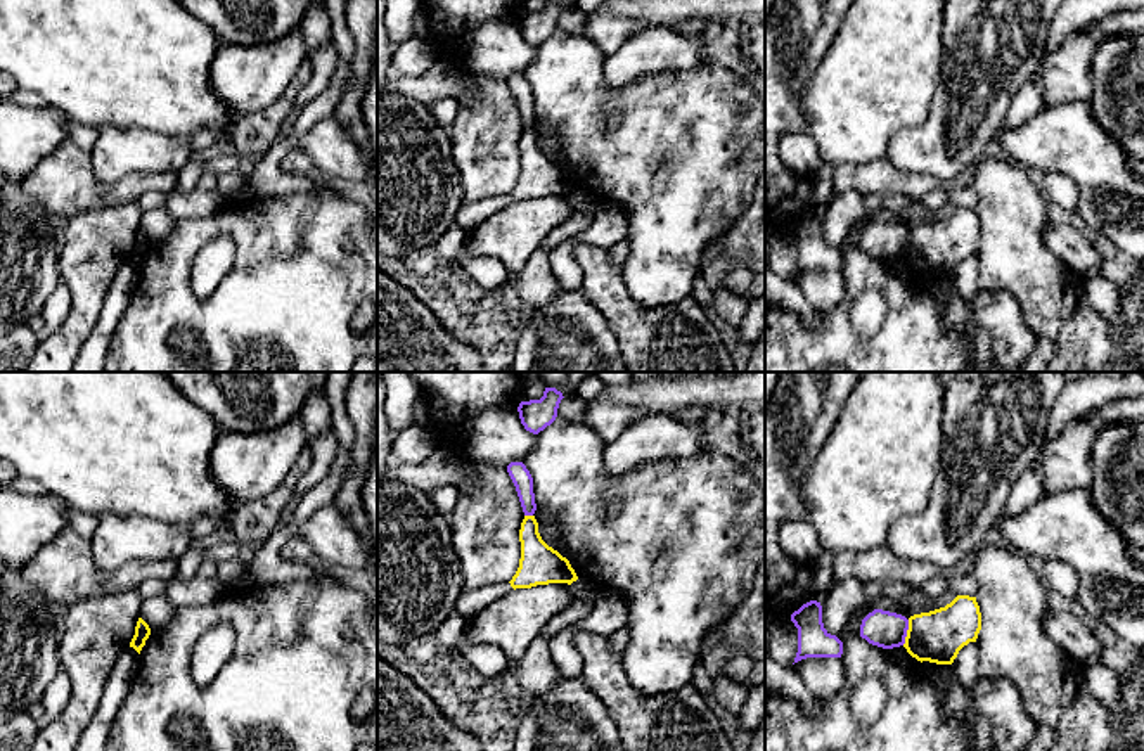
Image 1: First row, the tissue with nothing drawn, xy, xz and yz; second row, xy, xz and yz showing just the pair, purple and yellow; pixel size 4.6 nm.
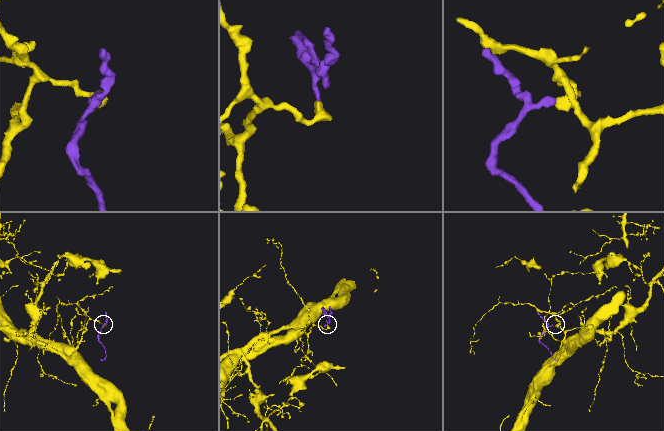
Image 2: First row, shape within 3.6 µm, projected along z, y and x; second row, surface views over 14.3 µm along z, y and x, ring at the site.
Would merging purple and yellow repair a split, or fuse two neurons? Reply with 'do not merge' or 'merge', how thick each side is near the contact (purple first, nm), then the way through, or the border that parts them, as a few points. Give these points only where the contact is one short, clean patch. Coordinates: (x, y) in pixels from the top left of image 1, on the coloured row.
do not merge; 170 nm thick on the purple side, 240 nm on the other; border along yz (909, 620), (902, 644)

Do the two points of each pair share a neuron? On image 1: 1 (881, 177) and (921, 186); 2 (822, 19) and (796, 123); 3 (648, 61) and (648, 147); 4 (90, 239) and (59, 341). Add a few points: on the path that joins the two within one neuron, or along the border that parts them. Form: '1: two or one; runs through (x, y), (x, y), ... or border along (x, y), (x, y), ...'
1: one; runs through (892, 180), (911, 184)
2: one; runs through (796, 45), (788, 54), (788, 97)
3: two; border along (687, 68), (641, 75), (616, 89), (610, 89)
4: one; runs through (82, 265), (82, 315)

